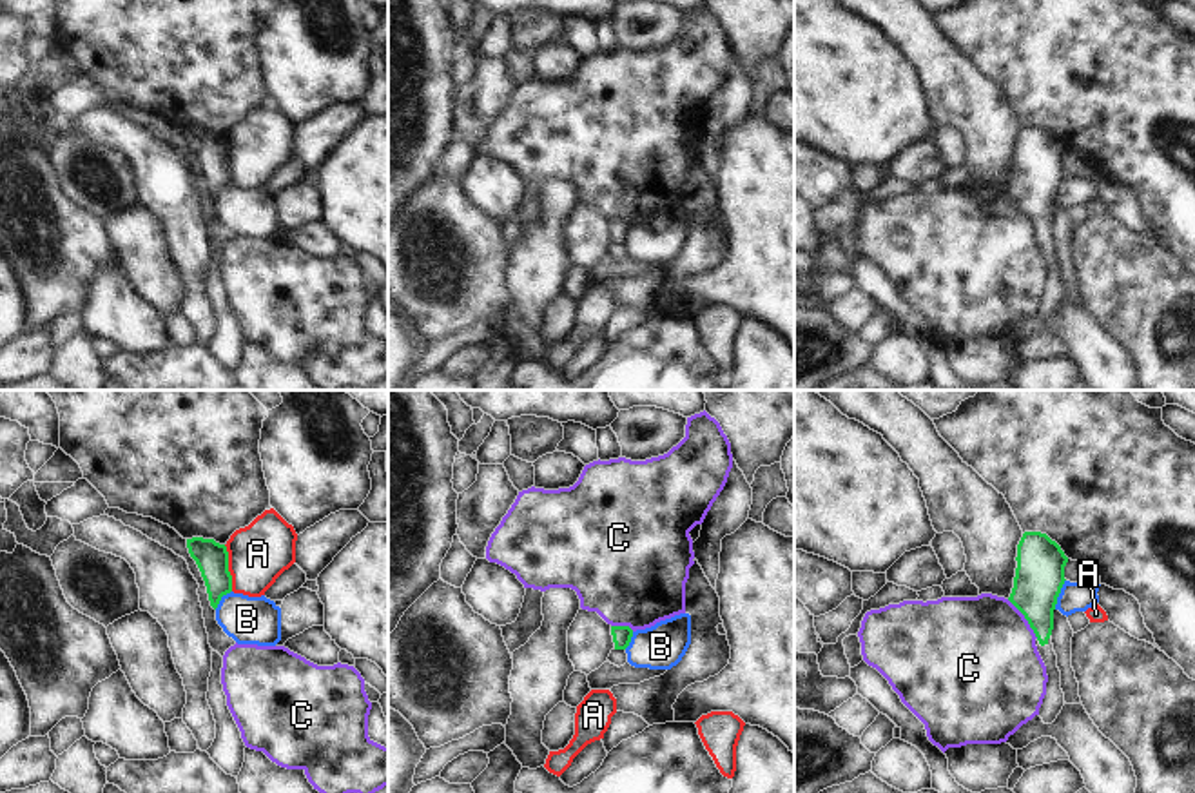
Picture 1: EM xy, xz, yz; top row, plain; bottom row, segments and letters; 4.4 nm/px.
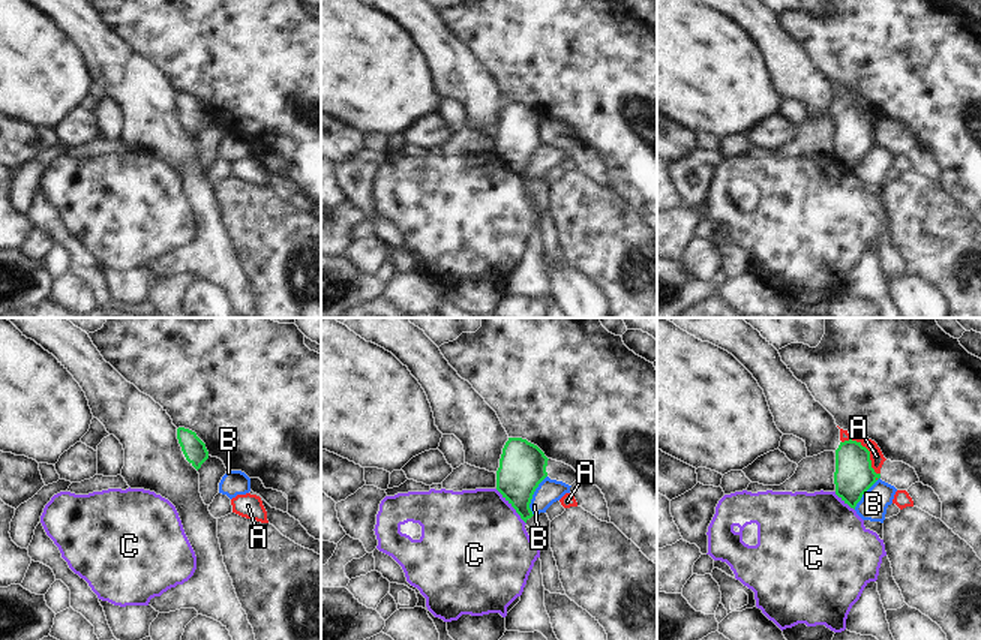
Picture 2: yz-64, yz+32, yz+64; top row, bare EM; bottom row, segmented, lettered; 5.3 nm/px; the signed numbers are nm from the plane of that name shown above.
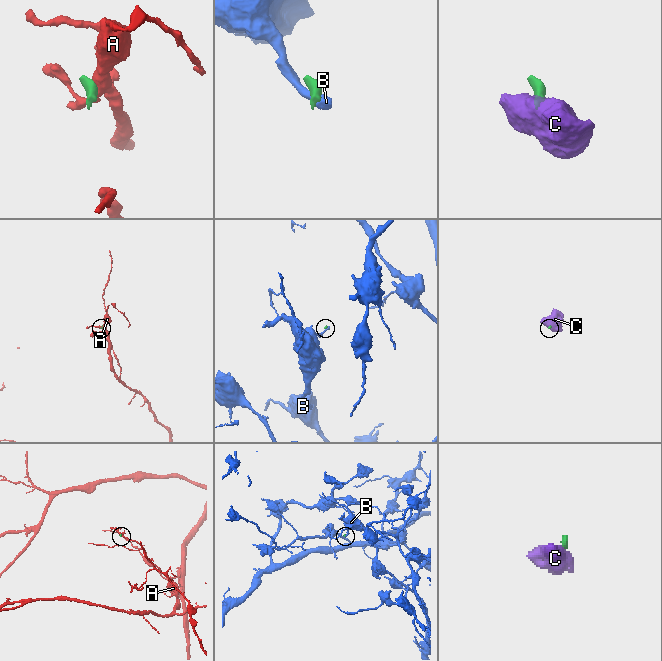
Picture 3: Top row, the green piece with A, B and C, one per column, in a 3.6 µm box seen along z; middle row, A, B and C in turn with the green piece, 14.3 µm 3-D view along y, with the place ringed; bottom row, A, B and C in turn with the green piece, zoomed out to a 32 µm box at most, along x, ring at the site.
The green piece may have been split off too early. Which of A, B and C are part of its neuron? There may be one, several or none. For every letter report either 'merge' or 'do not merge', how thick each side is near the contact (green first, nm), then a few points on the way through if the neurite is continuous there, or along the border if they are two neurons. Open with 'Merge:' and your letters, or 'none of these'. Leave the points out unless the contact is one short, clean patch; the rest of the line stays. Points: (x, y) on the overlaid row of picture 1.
Merge: none of these
A: do not merge; calibres 140 and 280 nm; border xy (223, 545), (233, 590)
B: do not merge; calibres 220 and 130 nm; border yz (1065, 579), (1054, 608)
C: do not merge; calibres 220 and 480 nm; border yz (1007, 599), (1038, 637)

